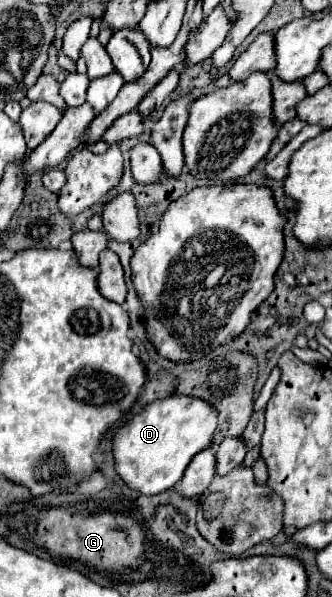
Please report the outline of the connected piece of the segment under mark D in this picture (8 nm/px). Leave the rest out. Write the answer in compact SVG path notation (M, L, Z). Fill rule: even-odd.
M170 395L146 405L128 423L116 429L114 435L114 469L118 477L138 493L156 495L172 489L184 475L196 453L212 443L212 433L218 425L218 413L200 399Z

